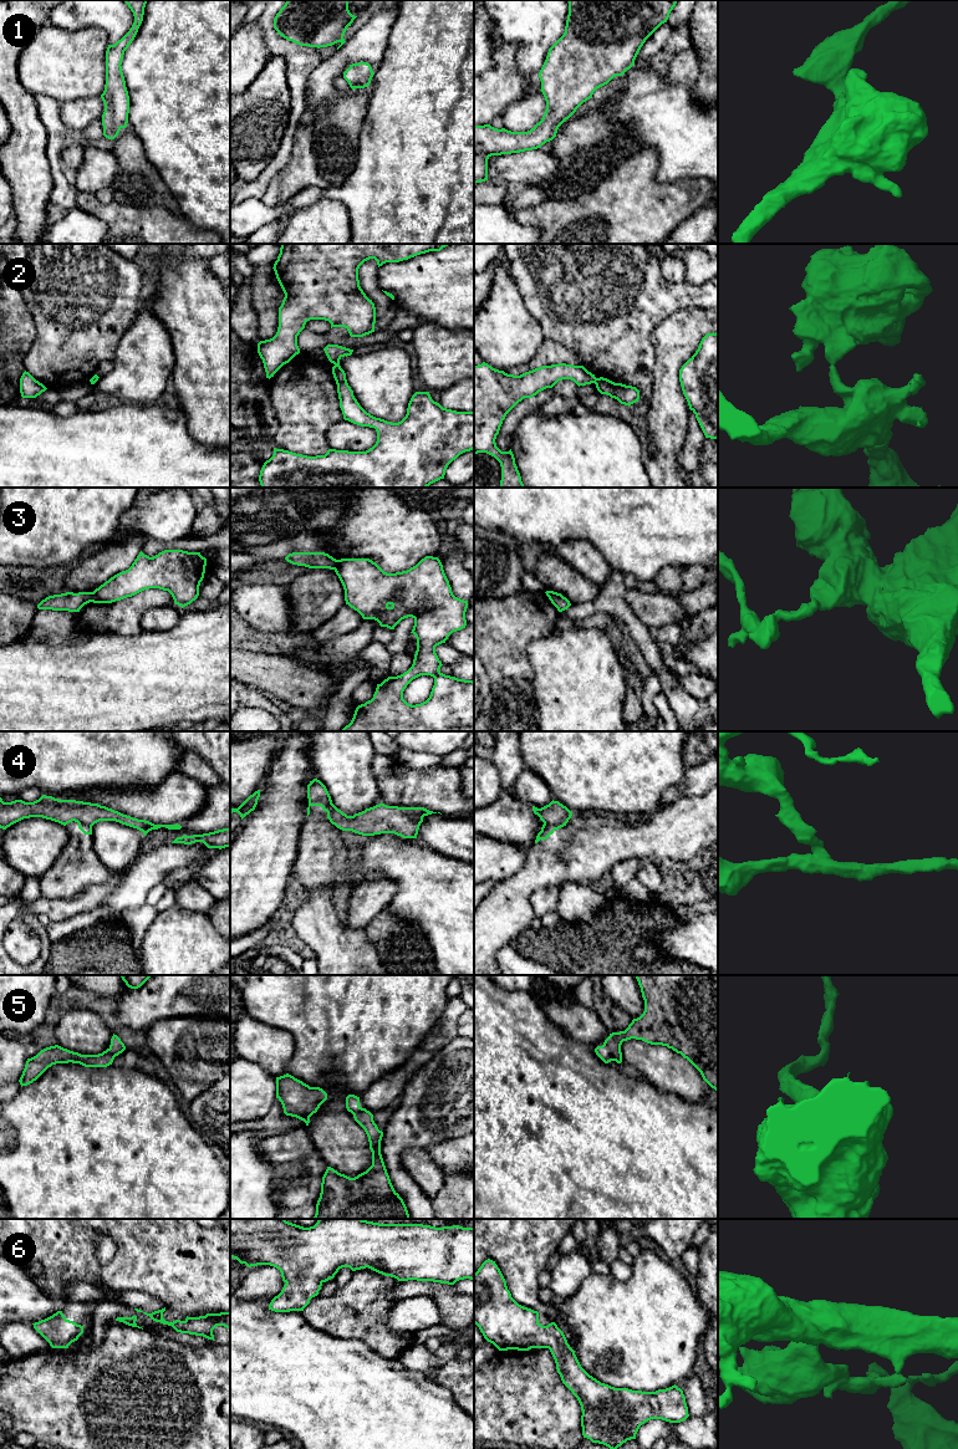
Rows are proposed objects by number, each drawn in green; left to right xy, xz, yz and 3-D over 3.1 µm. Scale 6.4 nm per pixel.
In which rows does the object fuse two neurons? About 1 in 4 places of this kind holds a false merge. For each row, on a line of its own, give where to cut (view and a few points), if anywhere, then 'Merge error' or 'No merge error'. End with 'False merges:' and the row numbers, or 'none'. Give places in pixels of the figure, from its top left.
1: No split. No merge error
2: Split along xz (335, 363), (339, 365). Merge error
3: Split along xy (93, 592), (90, 601). Merge error
4: No split. No merge error
5: No split. No merge error
6: No split. No merge error
False merges: 2, 3

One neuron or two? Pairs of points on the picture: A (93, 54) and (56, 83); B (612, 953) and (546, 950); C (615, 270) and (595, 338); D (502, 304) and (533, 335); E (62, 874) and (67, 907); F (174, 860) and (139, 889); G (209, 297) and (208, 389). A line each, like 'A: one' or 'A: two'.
A: one
B: one
C: one
D: one
E: two
F: one
G: one

